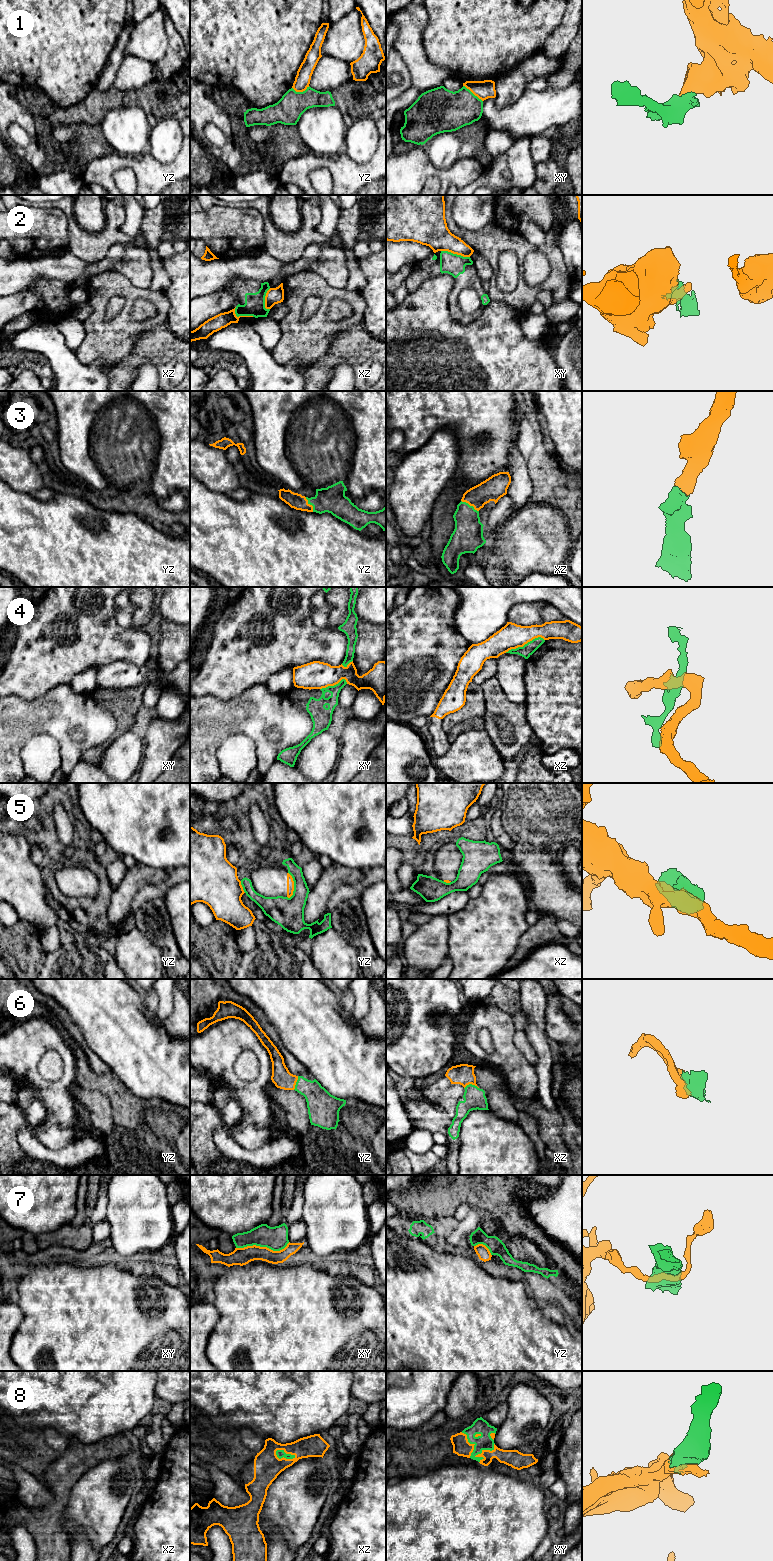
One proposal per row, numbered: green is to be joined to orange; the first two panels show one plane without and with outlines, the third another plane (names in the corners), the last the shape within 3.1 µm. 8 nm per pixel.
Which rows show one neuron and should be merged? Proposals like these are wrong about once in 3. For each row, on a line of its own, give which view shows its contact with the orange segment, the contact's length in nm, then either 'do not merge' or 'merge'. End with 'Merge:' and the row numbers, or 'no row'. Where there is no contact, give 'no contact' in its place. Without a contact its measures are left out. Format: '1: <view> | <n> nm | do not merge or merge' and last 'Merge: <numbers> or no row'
1: xy | 200 nm | do not merge
2: xy | 240 nm | do not merge
3: xz | 170 nm | merge
4: xz | 340 nm | do not merge
5: yz | 220 nm | do not merge
6: xz | 120 nm | merge
7: xy | 440 nm | do not merge
8: xz | 180 nm | merge
Merge: 3, 6, 8

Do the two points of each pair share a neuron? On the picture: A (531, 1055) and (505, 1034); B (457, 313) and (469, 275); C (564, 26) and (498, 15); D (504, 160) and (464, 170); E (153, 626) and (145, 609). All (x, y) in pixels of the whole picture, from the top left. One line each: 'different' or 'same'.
A: different
B: same
C: different
D: different
E: same

